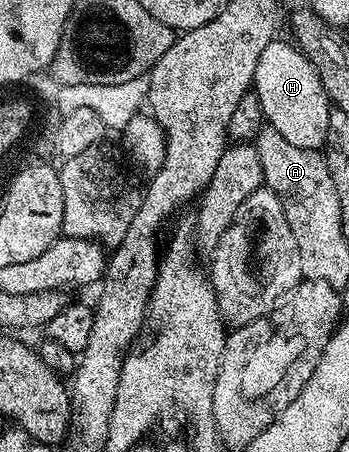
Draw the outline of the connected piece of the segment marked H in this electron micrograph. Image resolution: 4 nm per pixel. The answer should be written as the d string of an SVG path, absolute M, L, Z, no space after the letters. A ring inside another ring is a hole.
M276 38L264 48L256 60L251 87L261 104L265 123L292 146L319 151L325 145L332 105L318 71L293 43Z

